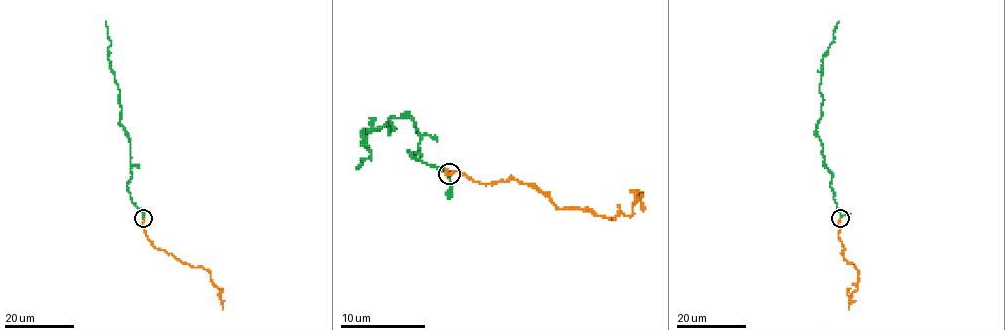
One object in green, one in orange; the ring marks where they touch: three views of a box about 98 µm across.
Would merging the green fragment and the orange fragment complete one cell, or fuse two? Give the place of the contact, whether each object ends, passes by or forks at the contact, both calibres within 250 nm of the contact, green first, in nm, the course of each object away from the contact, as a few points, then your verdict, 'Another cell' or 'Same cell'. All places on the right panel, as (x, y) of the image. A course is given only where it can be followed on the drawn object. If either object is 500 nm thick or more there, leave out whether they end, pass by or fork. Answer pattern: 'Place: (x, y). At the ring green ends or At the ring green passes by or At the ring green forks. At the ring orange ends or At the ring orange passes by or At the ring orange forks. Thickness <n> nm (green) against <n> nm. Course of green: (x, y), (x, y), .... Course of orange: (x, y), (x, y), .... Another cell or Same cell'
Place: (840, 218). At the ring green passes by. At the ring orange ends. Thickness 170 nm (green) against 160 nm. Course of green: (840, 218), (830, 186), (832, 172), (824, 164), (816, 127), (823, 102), (819, 91), (821, 60), (838, 21). Course of orange: (840, 218), (839, 239), (842, 254), (858, 271), (857, 289), (850, 297), (848, 310). Same cell

